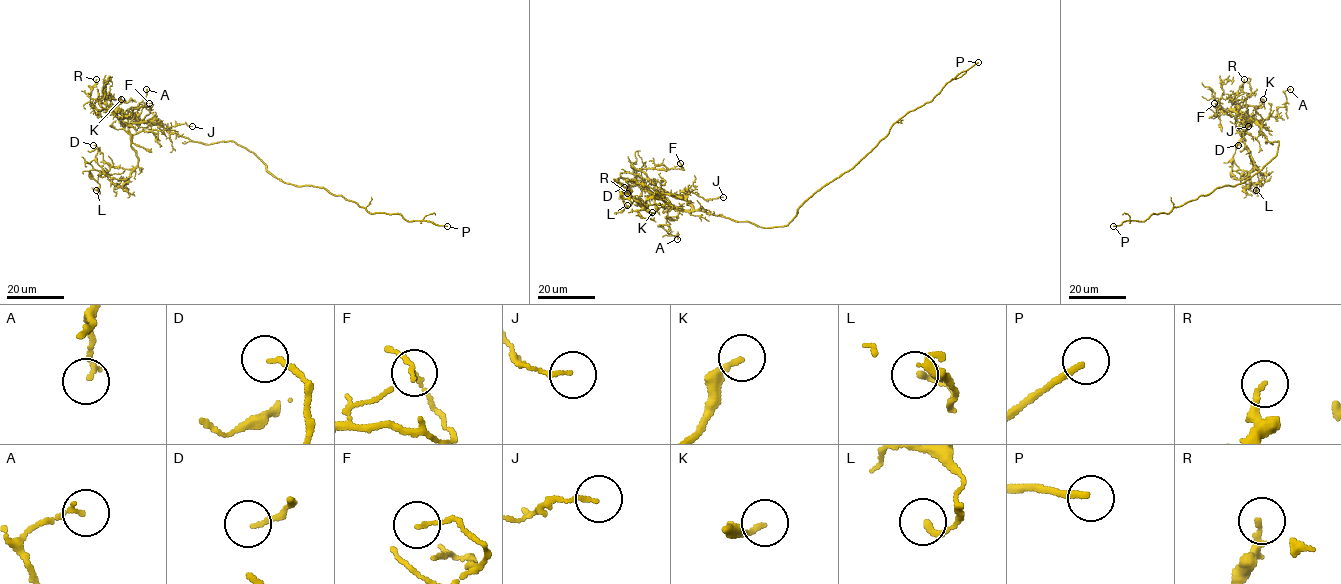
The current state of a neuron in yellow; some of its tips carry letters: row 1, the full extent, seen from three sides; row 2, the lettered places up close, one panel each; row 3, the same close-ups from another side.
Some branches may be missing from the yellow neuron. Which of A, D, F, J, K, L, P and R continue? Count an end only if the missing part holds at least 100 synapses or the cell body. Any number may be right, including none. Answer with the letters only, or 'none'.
P

